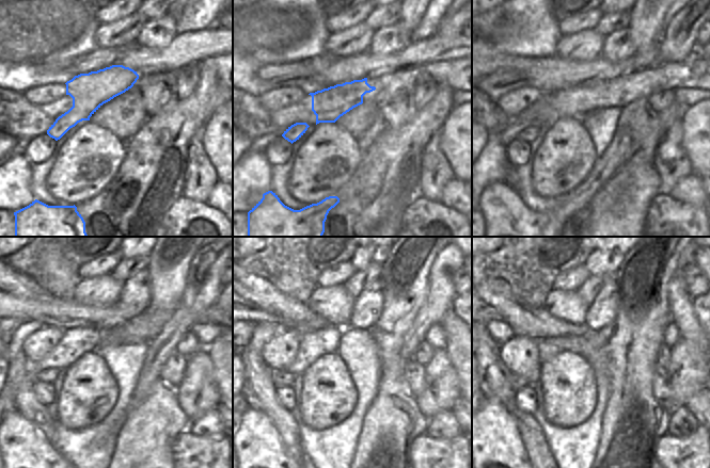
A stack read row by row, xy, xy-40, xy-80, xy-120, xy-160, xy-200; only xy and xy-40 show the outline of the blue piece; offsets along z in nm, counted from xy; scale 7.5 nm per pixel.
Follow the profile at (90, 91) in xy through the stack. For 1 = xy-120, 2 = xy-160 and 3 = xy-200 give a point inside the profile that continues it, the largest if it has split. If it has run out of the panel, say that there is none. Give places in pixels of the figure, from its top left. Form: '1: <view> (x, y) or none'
1: xy-120 (109, 335)
2: xy-160 (280, 377)
3: xy-200 (517, 381)

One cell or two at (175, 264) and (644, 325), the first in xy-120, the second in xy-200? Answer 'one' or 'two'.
one

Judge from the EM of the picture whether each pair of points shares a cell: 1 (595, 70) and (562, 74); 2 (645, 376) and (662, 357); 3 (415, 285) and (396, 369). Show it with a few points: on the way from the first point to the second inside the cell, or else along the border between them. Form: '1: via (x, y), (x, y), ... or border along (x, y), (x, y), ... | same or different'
1: via (586, 73), (570, 74) | same
2: border along (663, 341), (656, 356), (657, 365) | different
3: via (411, 306), (410, 316), (398, 332), (396, 348) | same

